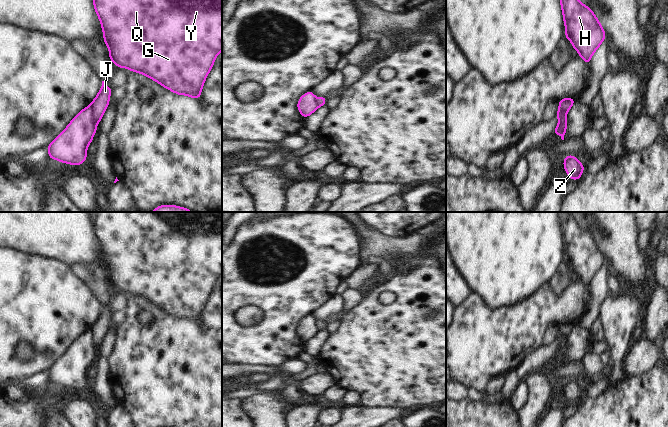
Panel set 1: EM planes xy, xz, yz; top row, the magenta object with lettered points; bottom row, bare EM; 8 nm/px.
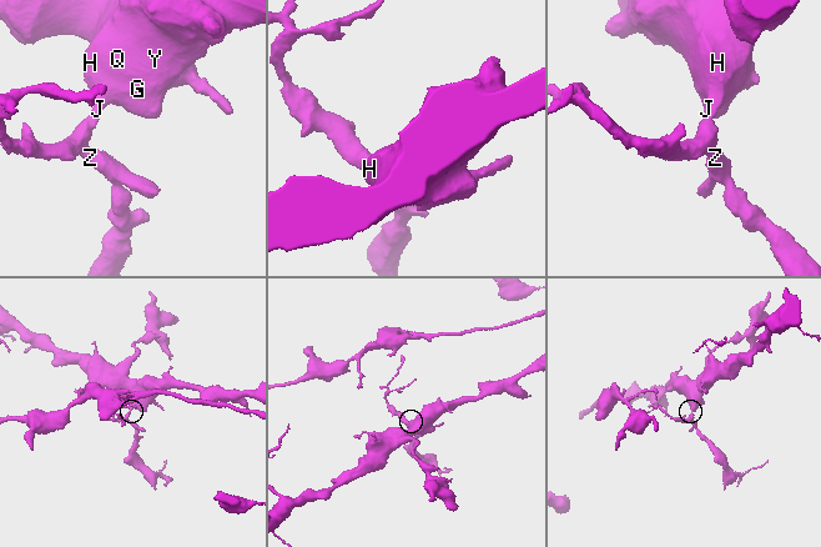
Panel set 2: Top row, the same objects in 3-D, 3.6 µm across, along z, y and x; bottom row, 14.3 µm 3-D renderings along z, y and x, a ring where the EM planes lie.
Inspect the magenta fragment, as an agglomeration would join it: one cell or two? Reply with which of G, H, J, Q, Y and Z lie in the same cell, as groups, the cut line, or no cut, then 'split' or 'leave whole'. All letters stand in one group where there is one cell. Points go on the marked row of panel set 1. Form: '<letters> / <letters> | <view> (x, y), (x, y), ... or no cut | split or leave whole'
G H J Q Y / Z | xy (89, 105), (96, 124) | split

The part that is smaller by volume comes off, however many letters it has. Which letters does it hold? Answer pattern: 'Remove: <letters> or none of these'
Remove: Z

